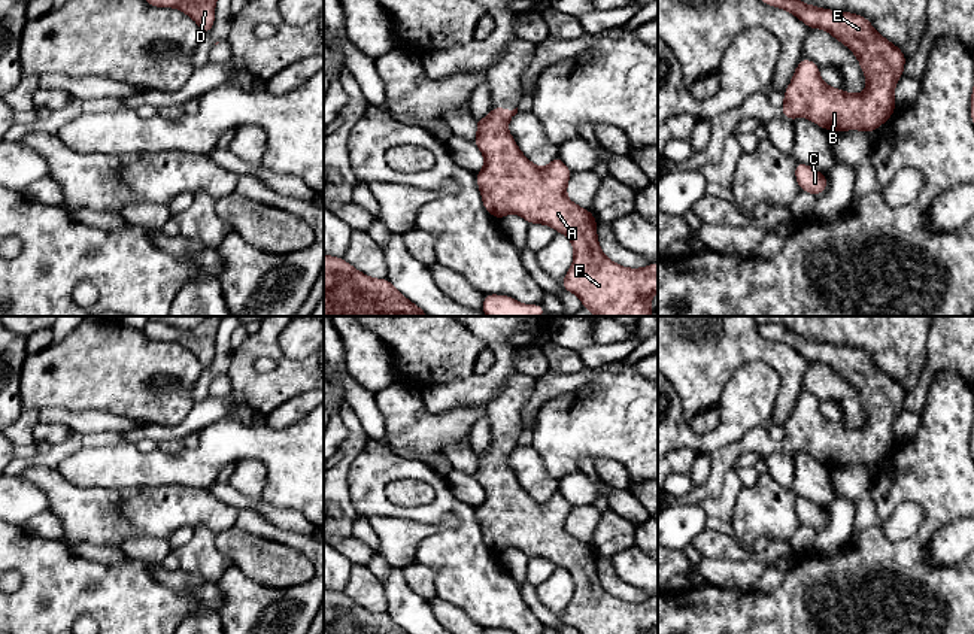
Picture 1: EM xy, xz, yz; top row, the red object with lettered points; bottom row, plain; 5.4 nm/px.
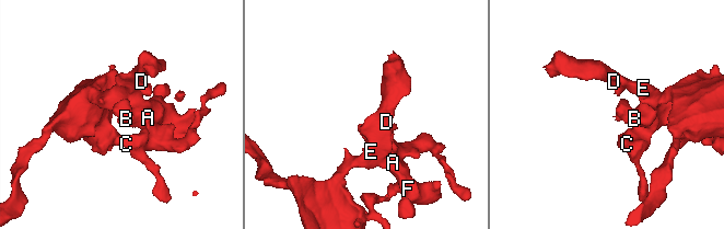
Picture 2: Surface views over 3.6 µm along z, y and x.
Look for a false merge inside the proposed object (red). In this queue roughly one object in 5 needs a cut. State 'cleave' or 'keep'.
keep

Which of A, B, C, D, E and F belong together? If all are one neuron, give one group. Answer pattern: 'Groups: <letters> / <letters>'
Groups: A B C D E F

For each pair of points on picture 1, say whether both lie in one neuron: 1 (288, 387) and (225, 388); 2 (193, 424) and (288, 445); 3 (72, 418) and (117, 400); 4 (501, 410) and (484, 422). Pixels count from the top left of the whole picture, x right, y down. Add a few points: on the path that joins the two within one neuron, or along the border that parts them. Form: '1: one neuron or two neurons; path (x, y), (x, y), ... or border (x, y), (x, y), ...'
1: two neurons; border (225, 375), (233, 388)
2: two neurons; border (230, 416), (214, 421), (200, 430)
3: two neurons; border (58, 406), (67, 410), (108, 410), (127, 418)
4: two neurons; border (486, 413), (491, 422), (492, 443), (481, 454)

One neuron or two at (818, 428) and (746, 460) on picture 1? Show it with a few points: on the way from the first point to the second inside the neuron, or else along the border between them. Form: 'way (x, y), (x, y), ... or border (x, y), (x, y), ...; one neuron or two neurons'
border (762, 458), (756, 454), (745, 452), (731, 467); two neurons

